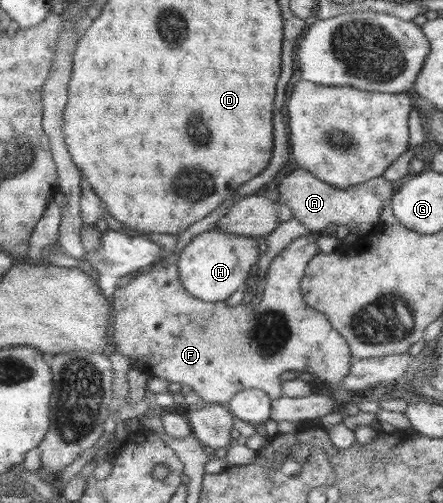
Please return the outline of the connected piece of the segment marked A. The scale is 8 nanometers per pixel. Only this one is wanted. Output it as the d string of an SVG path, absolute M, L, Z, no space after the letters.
M296 169L286 175L278 182L277 203L285 203L292 211L292 218L297 219L305 225L310 233L324 231L329 223L337 225L347 225L359 227L359 235L365 235L372 231L373 227L379 223L380 213L384 205L392 199L393 185L386 181L384 177L374 177L362 182L360 185L352 186L347 190L335 188L305 169Z

